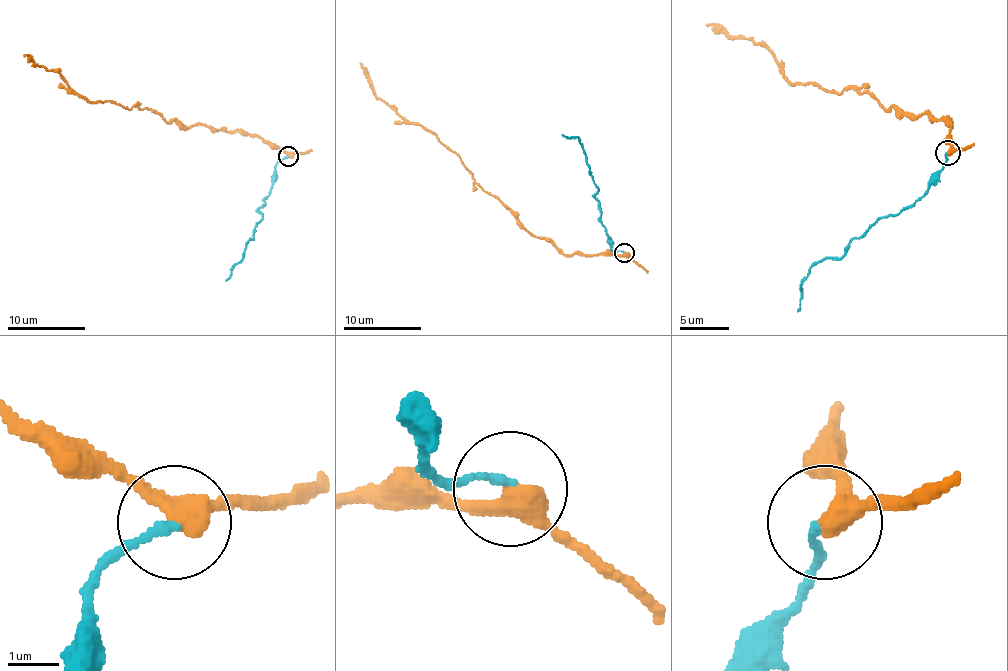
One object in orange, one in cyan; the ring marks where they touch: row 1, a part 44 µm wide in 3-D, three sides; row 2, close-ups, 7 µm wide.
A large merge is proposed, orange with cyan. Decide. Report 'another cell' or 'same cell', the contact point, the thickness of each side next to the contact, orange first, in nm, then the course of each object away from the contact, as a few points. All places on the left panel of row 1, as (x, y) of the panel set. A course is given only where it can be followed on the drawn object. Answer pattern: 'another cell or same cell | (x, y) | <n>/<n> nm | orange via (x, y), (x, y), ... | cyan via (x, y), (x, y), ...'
another cell | (288, 156) | 400/150 nm | orange via (288, 156), (239, 131), (180, 127), (137, 106), (126, 109), (110, 102), (90, 102), (57, 72), (24, 57) | cyan via (288, 156), (276, 164), (276, 180), (260, 207), (262, 217), (254, 227), (252, 238), (241, 260), (225, 281)

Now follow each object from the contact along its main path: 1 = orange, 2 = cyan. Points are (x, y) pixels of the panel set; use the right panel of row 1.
1: (947, 153), (949, 121), (902, 116), (853, 89), (830, 94), (793, 84), (763, 46), (706, 27)
2: (947, 153), (922, 195), (895, 215), (877, 218), (840, 258), (815, 262), (800, 285), (798, 312)

